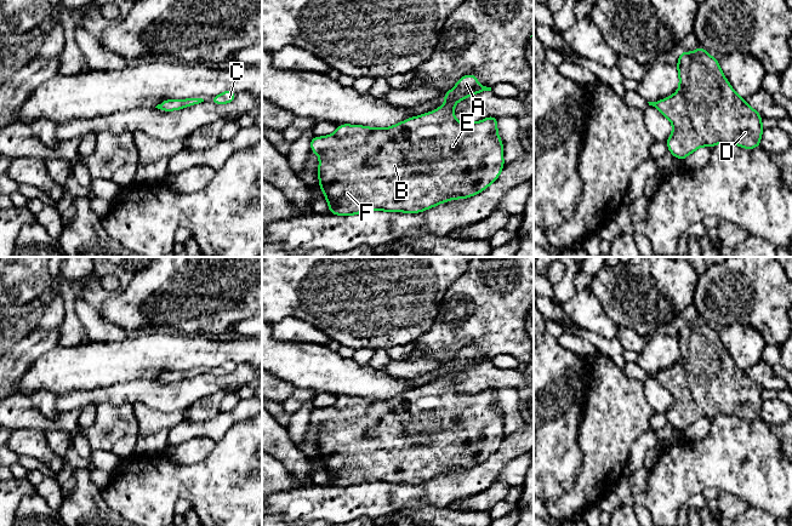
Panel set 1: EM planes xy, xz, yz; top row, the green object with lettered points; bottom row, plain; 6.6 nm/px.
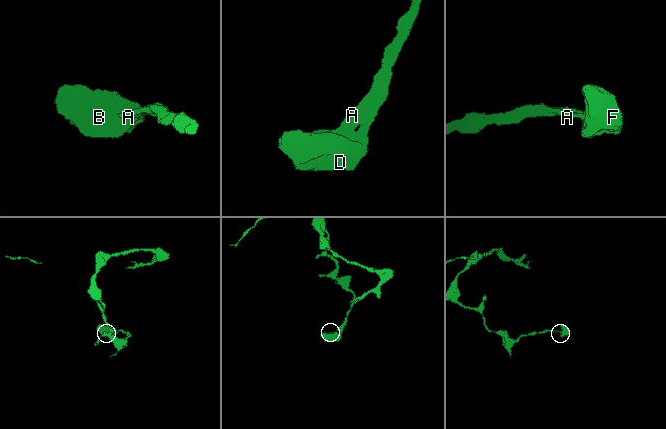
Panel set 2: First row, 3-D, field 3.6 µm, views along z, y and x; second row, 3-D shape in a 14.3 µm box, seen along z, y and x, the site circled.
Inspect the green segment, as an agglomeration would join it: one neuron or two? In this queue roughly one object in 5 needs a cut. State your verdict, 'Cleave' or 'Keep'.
Keep

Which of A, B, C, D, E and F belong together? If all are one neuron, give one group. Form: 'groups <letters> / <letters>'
groups A B C D E F

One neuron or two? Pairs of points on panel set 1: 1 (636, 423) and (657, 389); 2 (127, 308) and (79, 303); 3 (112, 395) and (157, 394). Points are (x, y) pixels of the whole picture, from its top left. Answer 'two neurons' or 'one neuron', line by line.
1: two neurons
2: two neurons
3: one neuron

